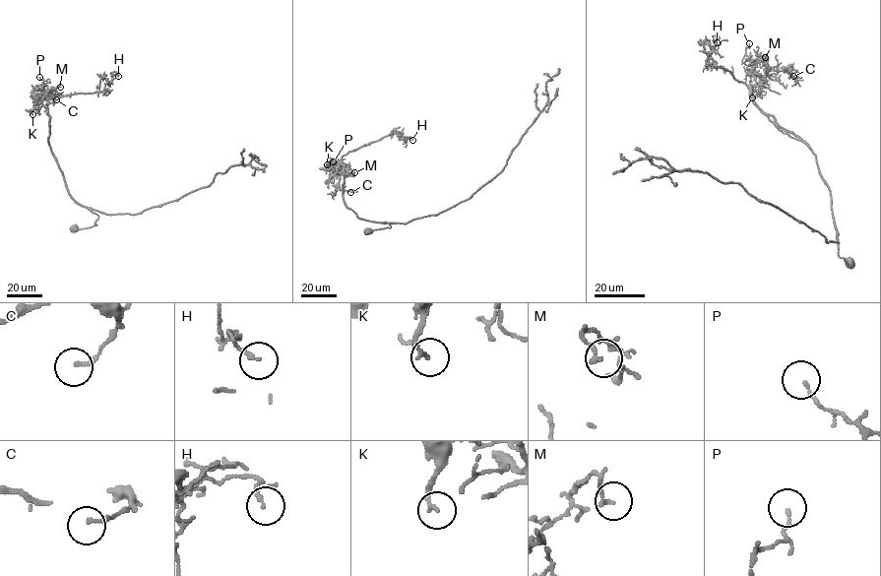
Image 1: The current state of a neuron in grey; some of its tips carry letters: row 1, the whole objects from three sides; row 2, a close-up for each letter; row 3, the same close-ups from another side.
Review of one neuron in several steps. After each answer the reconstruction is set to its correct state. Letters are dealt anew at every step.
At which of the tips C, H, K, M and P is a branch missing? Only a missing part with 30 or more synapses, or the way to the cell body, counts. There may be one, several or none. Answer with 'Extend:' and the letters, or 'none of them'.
Extend: none of them

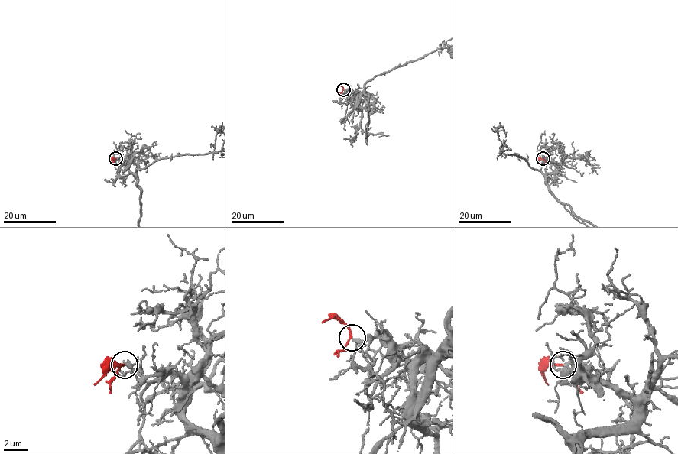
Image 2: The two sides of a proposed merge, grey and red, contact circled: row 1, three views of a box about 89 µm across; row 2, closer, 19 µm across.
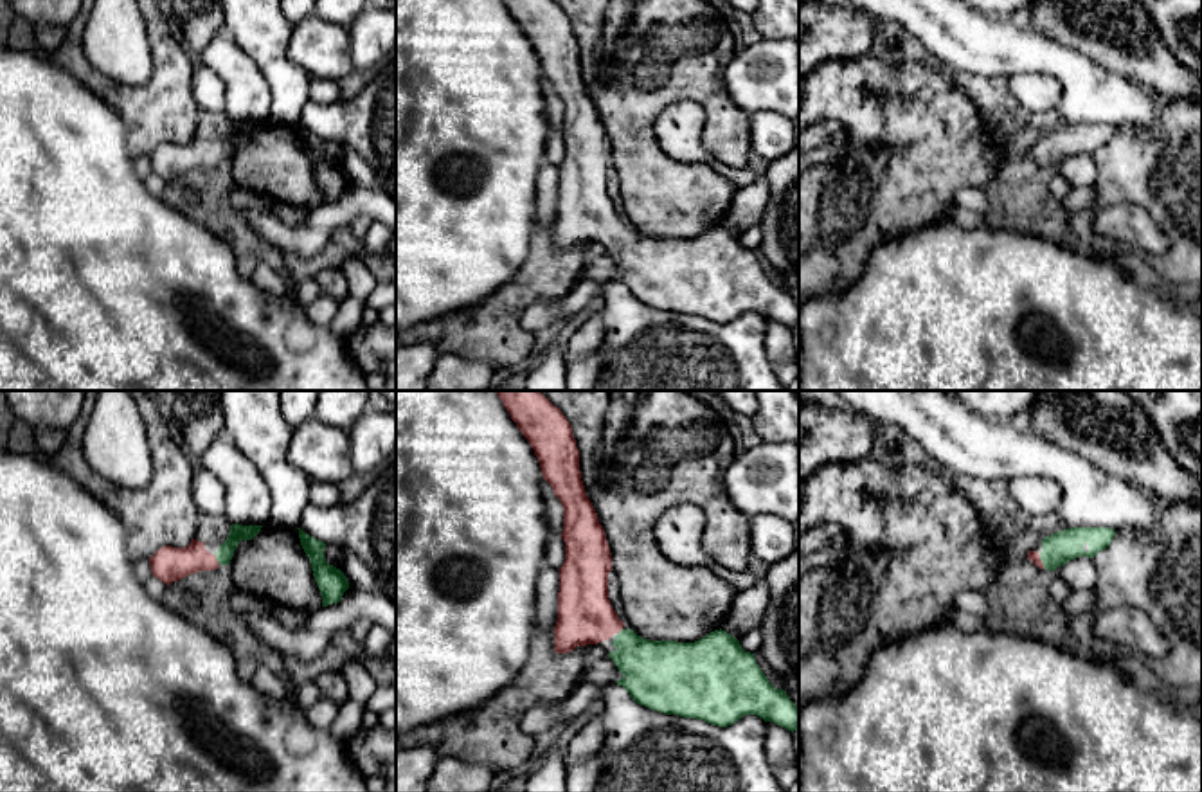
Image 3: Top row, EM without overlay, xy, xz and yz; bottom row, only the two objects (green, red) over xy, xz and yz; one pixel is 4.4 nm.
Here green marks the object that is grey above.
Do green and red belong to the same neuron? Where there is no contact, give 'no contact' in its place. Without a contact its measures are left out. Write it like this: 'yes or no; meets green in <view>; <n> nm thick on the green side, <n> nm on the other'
yes; meets green in xy; 70 nm thick on the green side, 160 nm on the other

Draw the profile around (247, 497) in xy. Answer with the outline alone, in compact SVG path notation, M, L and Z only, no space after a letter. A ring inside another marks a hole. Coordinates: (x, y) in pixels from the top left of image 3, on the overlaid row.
M227 430L216 436L207 450L196 457L196 463L223 482L225 520L241 526L266 526L270 522L270 490Z

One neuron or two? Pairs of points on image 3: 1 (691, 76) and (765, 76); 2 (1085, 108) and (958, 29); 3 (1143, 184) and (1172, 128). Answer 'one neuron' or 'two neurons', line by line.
1: two neurons
2: one neuron
3: one neuron

